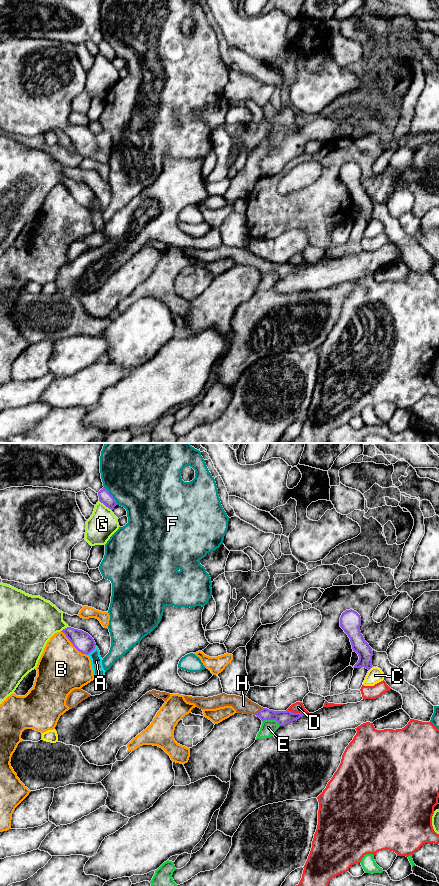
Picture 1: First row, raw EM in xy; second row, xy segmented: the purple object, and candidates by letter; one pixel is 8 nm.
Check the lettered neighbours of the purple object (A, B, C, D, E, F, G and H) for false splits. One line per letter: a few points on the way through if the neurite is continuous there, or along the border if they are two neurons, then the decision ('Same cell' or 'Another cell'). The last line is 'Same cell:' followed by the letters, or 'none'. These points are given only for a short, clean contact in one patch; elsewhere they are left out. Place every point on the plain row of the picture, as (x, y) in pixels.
A: Another cell
B: Another cell
C: Another cell
D: Another cell
E: Another cell
F: Another cell
G: Another cell
H: Path across: xy (282, 269), (264, 266), (260, 262), (243, 257). Same cell
Same cell: H

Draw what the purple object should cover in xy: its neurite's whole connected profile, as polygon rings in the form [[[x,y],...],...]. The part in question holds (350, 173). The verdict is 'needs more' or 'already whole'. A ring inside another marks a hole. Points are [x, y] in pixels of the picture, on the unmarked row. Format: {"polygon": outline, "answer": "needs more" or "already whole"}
{"polygon": [[[350,161],[342,165],[340,169],[340,179],[350,190],[352,201],[359,208],[359,212],[353,220],[364,219],[370,222],[373,219],[373,203],[361,186],[360,178],[361,169],[356,163]]], "answer": "already whole"}

